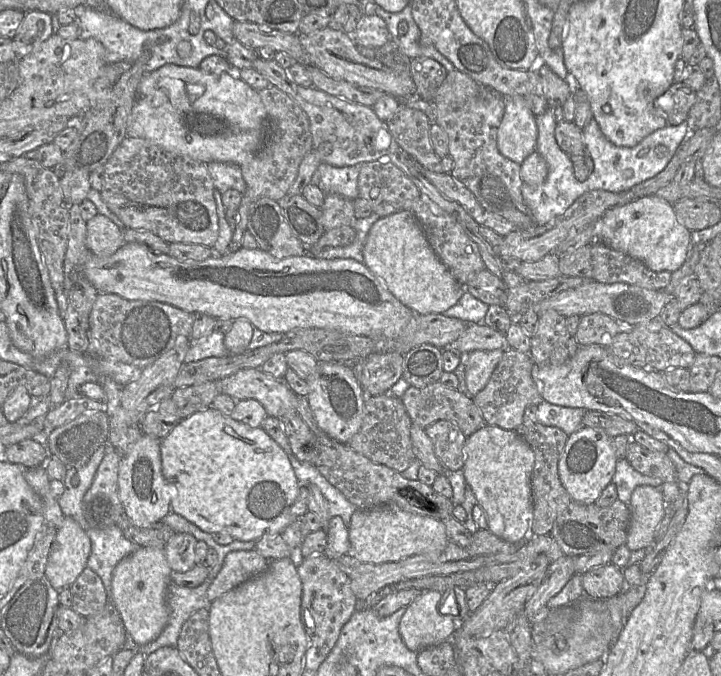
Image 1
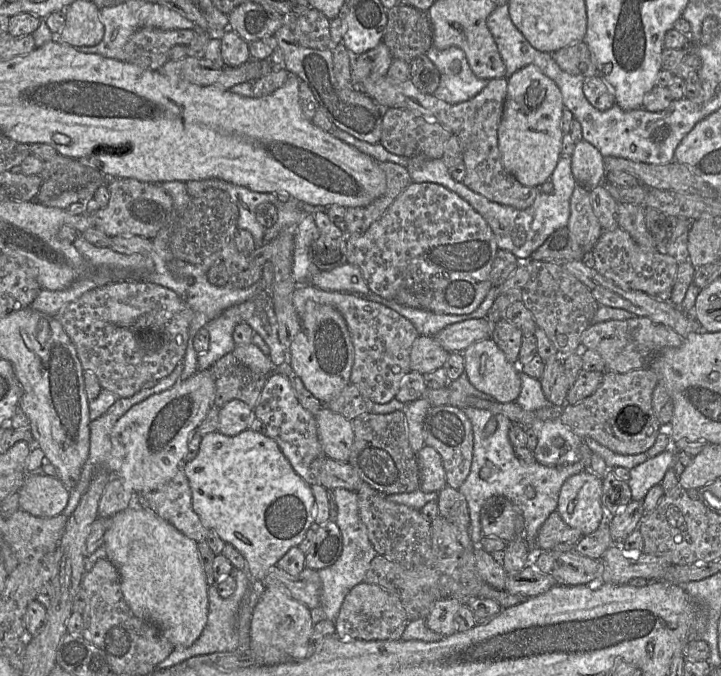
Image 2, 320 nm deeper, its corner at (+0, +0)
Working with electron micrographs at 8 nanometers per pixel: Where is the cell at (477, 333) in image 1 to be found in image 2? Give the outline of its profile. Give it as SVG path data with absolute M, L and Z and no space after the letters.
M419 336L410 352L410 369L422 375L444 366L450 353L433 336Z

